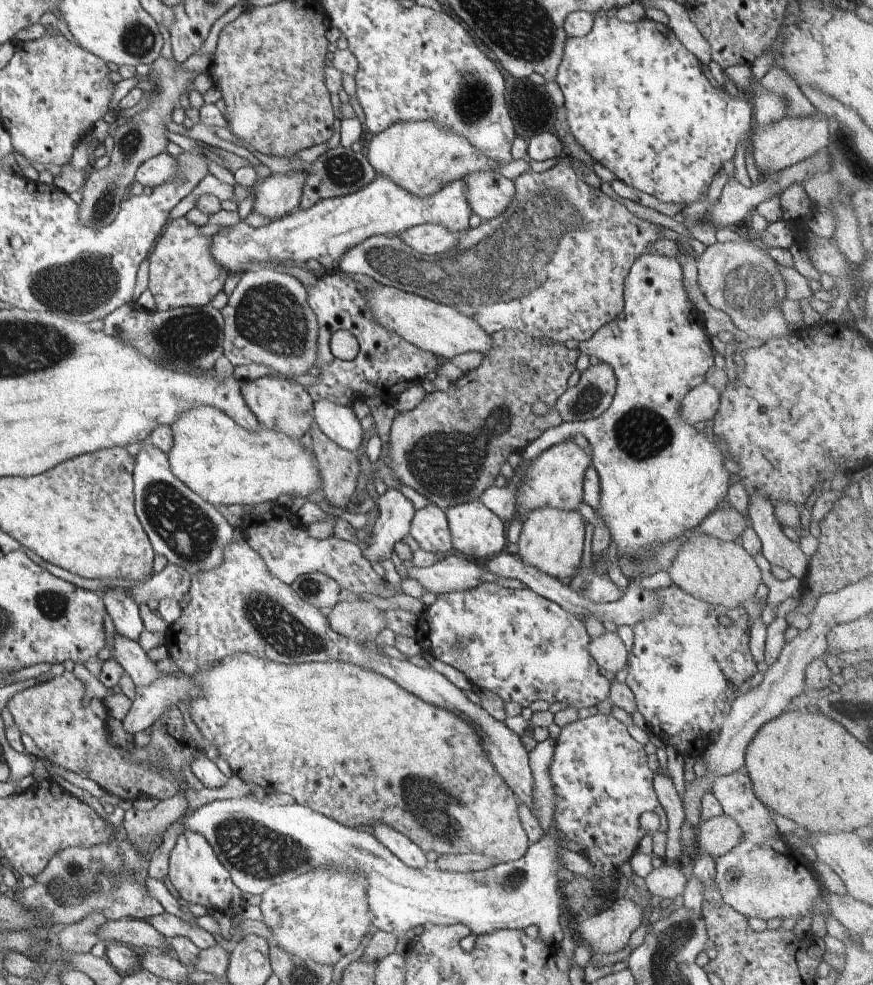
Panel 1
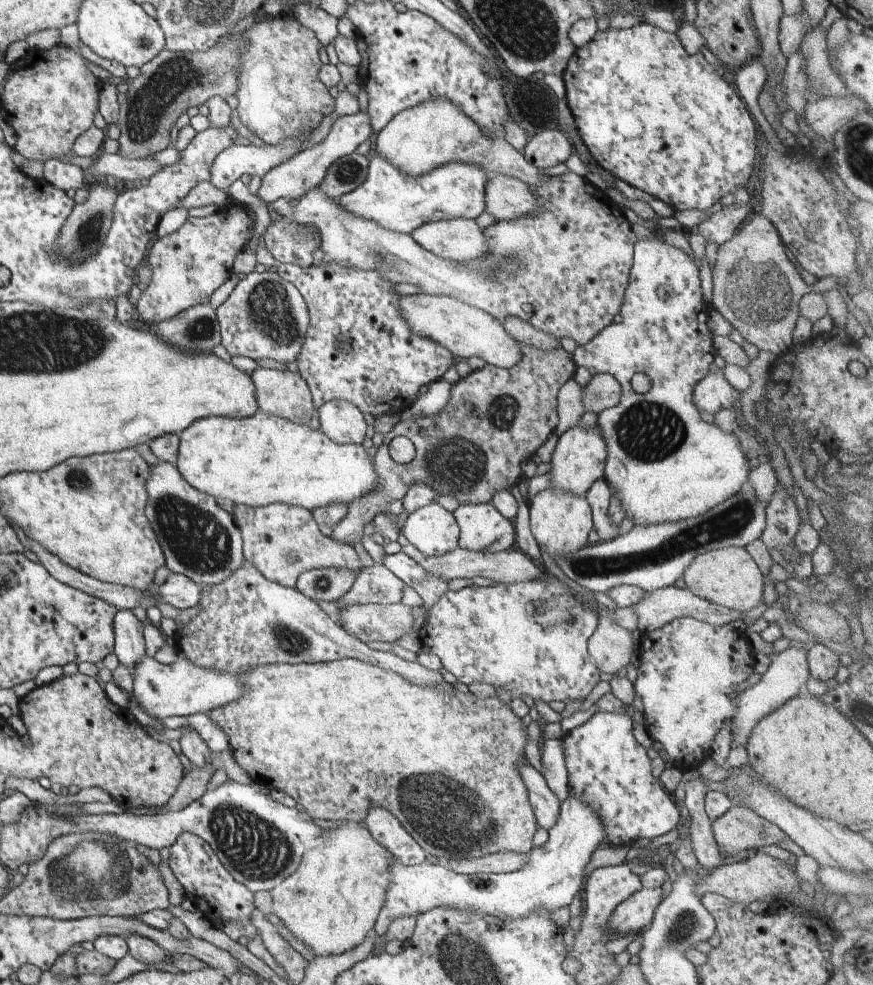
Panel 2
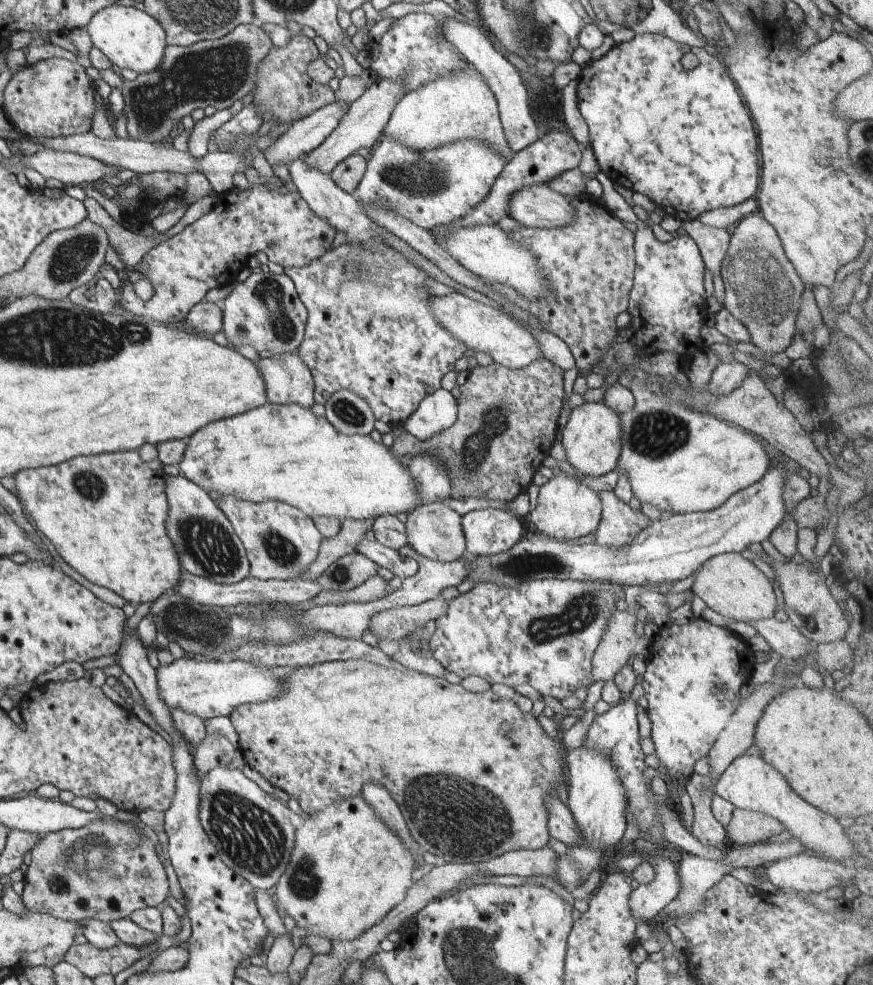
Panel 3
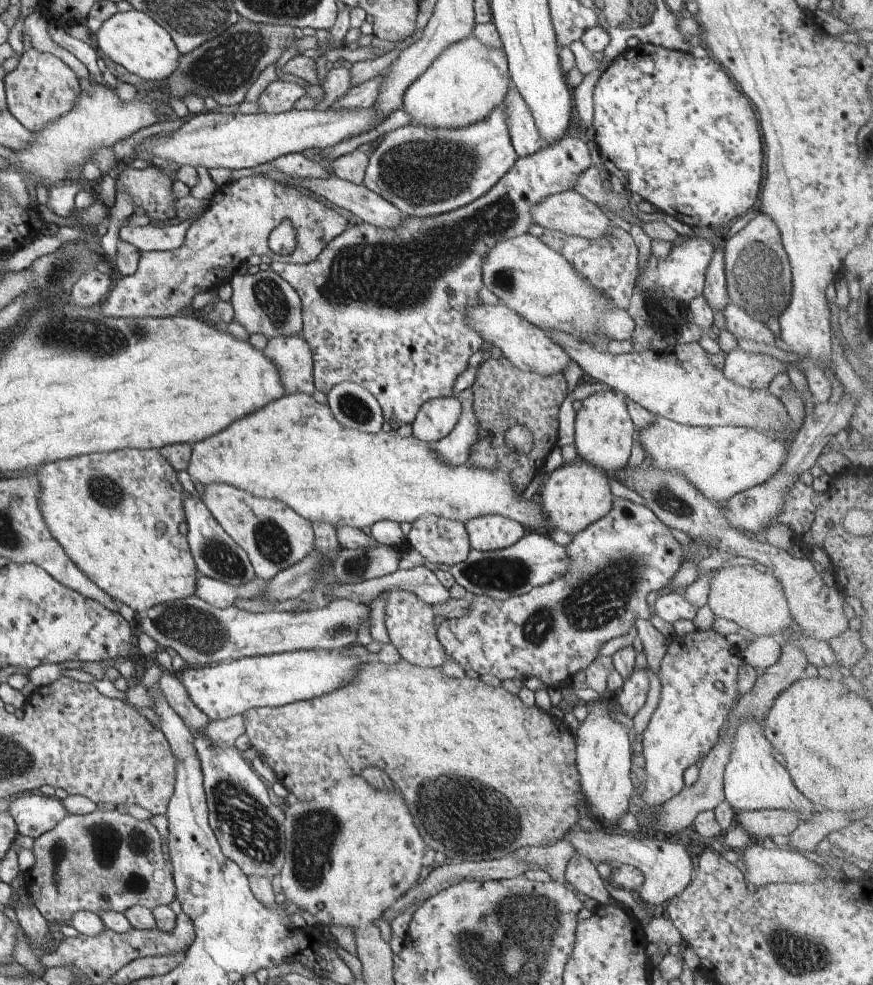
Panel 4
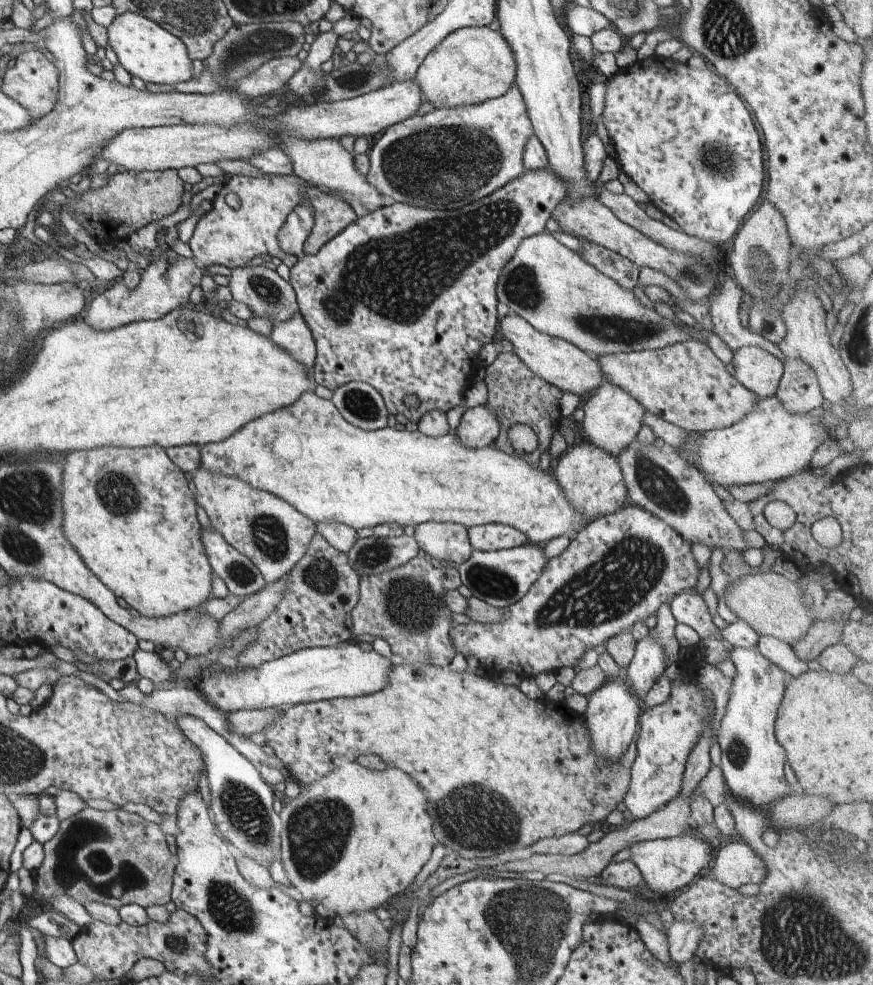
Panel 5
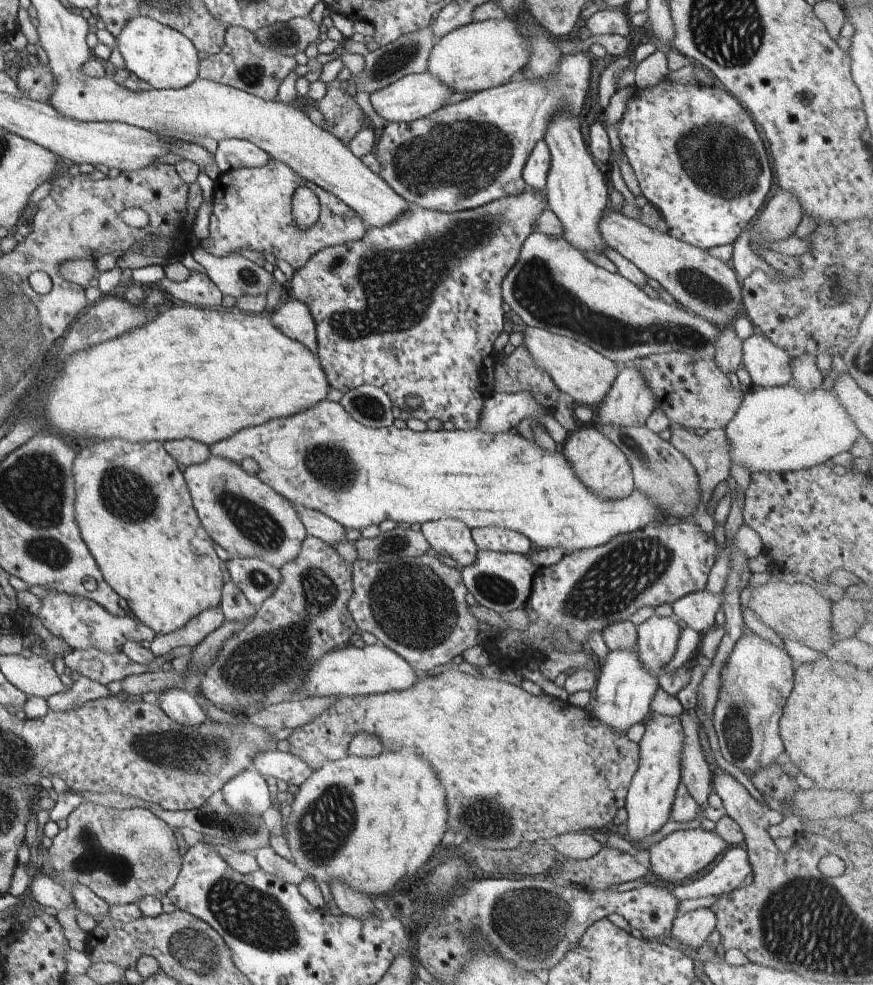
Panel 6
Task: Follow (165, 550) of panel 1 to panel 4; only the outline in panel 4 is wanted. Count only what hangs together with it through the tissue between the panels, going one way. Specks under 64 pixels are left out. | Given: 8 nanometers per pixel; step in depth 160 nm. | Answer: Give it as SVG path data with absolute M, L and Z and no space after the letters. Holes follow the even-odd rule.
M184 490L182 498L185 512L184 534L199 574L227 582L228 585L249 583L256 574L246 551L220 526L200 496L190 495Z

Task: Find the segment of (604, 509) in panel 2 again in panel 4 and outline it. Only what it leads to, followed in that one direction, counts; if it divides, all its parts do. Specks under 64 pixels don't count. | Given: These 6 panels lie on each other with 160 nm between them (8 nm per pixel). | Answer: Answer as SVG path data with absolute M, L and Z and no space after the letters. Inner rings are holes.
M615 496L613 500L612 510L606 516L587 526L582 532L575 534L571 544L565 549L571 558L571 562L569 563L571 569L565 575L554 579L548 584L532 588L530 592L513 596L503 601L494 600L488 595L470 595L469 599L471 603L465 615L443 620L440 626L438 626L436 636L440 644L444 647L447 658L446 663L456 661L465 671L474 670L474 672L478 672L482 676L489 674L490 676L494 676L494 678L498 678L501 682L510 679L513 681L524 681L529 676L534 676L534 678L542 680L543 684L545 686L547 685L547 687L551 686L561 689L565 685L570 684L572 676L578 670L585 671L587 666L592 664L595 658L598 658L601 646L605 642L625 635L629 631L629 628L639 626L638 622L640 620L648 620L654 614L650 604L650 592L658 592L660 588L666 587L685 558L680 544L676 541L669 528L646 505L637 504L630 501L630 499L623 499L618 496Z

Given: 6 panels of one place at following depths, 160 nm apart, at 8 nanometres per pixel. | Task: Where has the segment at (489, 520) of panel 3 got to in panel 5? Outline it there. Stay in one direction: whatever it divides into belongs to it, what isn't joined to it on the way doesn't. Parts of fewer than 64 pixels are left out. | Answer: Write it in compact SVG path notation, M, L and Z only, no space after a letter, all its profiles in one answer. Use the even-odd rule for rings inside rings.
M502 523L476 525L467 531L470 544L481 551L511 549L529 542L529 538L521 530Z

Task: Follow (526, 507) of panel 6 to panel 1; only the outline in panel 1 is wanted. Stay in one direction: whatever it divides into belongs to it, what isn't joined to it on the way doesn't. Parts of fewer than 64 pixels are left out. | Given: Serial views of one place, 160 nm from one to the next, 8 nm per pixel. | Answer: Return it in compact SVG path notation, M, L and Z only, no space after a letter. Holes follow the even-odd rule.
M196 405L180 413L171 424L173 445L167 452L170 470L190 490L201 496L212 506L231 504L262 504L276 500L280 494L295 494L308 498L316 489L322 487L319 466L310 448L300 446L299 439L291 439L284 433L260 427L257 431L244 430L233 418L215 406Z

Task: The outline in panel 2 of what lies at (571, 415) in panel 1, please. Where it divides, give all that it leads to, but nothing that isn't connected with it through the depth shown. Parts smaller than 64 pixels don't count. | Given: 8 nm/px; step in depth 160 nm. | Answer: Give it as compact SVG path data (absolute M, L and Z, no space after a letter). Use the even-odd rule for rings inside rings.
M596 373L582 388L585 410L596 414L616 406L621 399L620 383L610 373Z

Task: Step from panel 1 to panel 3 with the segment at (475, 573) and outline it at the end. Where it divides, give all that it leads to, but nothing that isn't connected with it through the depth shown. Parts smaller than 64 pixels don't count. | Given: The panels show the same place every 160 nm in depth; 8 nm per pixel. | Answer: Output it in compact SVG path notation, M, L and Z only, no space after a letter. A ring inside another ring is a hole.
M362 539L357 544L356 552L366 555L378 566L388 568L390 572L401 579L413 577L418 572L416 560L412 557L403 556L400 551L384 546L376 540Z

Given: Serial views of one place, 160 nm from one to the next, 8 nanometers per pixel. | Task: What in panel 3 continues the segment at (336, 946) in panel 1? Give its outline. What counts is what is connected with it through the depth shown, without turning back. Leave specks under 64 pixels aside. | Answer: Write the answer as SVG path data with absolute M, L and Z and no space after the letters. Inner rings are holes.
M361 794L334 805L323 806L321 811L312 816L307 815L303 822L304 824L296 829L291 858L276 884L273 901L292 916L297 926L304 928L314 937L322 937L330 942L357 939L404 900L413 885L412 871L418 865L398 835L388 830L375 816Z

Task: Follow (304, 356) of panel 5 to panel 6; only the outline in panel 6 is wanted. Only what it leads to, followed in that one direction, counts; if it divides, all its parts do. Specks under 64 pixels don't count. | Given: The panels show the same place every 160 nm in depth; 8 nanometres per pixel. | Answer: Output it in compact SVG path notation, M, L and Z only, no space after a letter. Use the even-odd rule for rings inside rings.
M296 298L284 300L272 314L272 322L280 332L302 343L317 356L315 320L306 304Z

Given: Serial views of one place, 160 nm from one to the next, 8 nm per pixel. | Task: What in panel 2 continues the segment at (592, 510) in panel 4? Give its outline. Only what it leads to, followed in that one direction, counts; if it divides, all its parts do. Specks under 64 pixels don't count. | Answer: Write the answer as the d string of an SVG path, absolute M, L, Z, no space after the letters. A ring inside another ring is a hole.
M548 488L537 493L528 503L530 528L542 553L550 555L553 559L559 559L569 554L578 552L588 544L588 534L593 529L593 516L590 505L584 496L579 497L560 489Z

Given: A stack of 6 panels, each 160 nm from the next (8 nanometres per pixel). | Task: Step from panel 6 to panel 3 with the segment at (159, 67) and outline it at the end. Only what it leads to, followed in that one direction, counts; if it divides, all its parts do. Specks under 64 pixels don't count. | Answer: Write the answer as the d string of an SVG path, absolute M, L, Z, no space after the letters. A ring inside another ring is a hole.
M114 3L101 8L85 27L93 46L101 50L118 68L149 73L161 65L168 45L167 36L162 25L146 11Z

